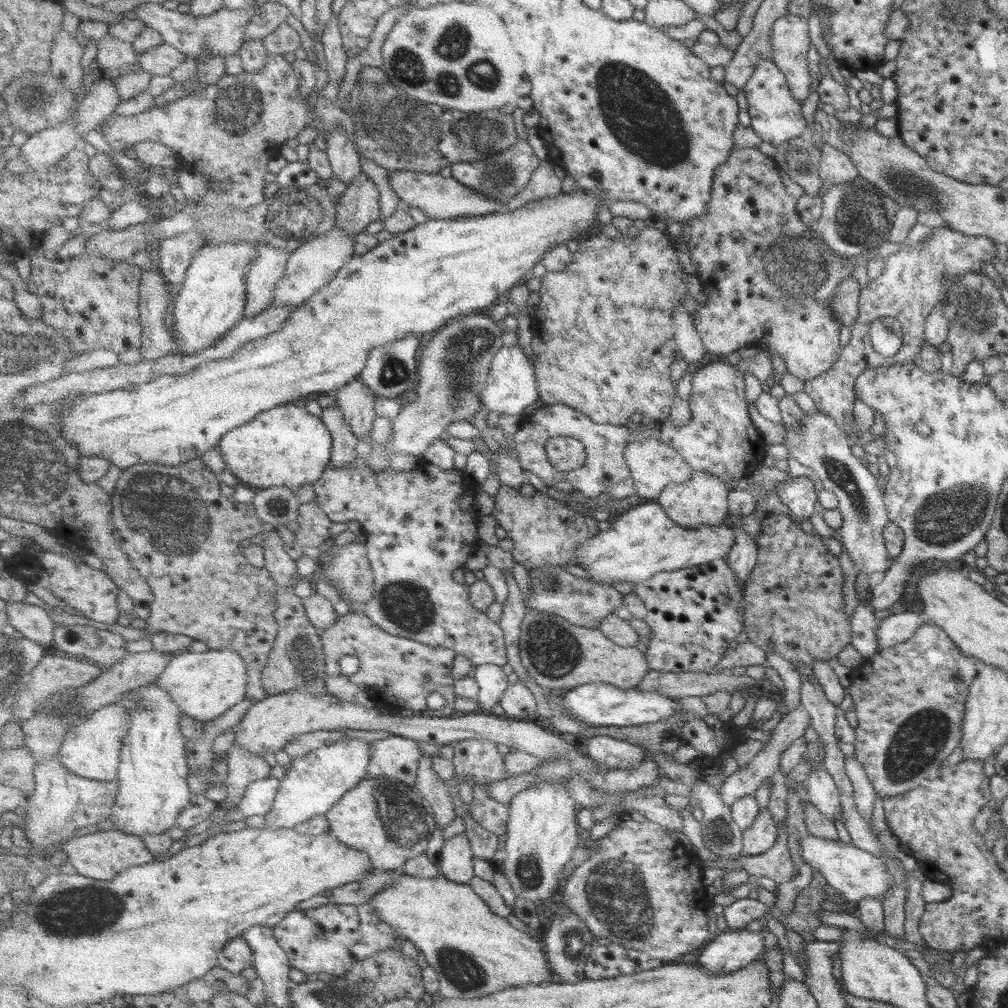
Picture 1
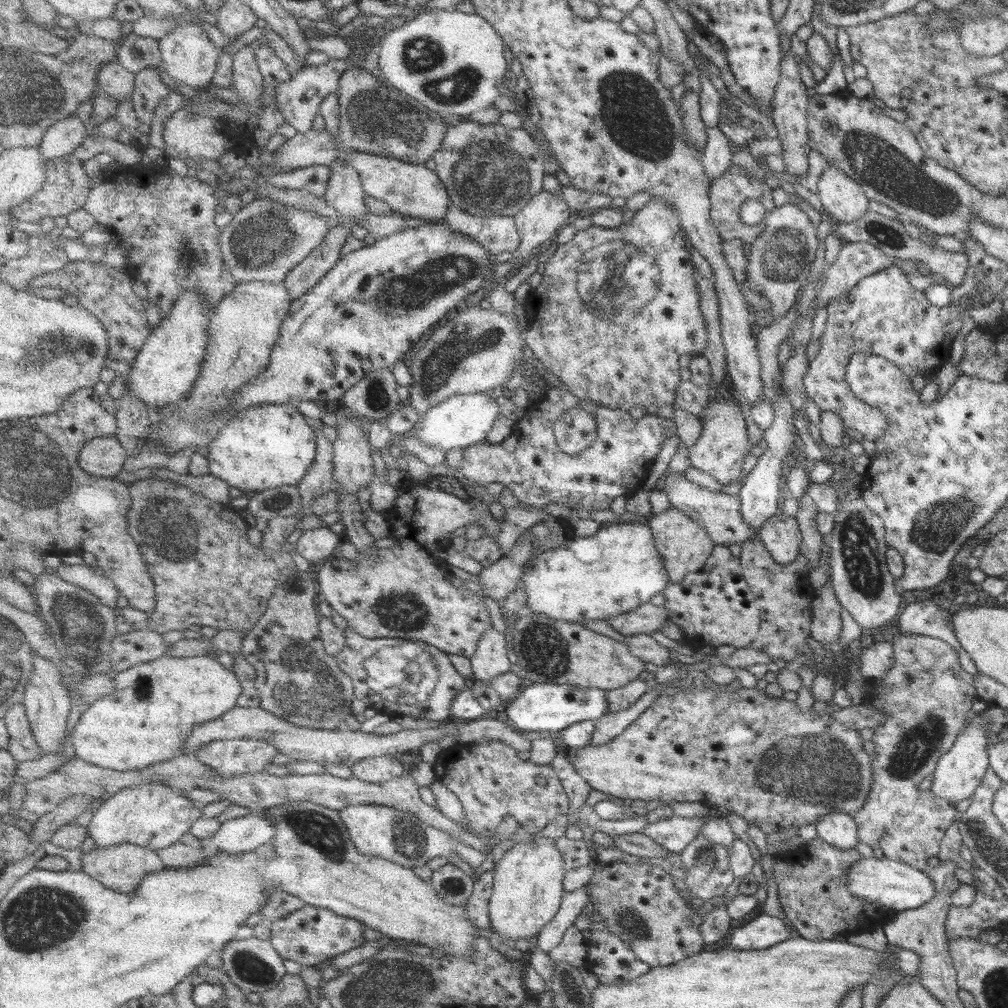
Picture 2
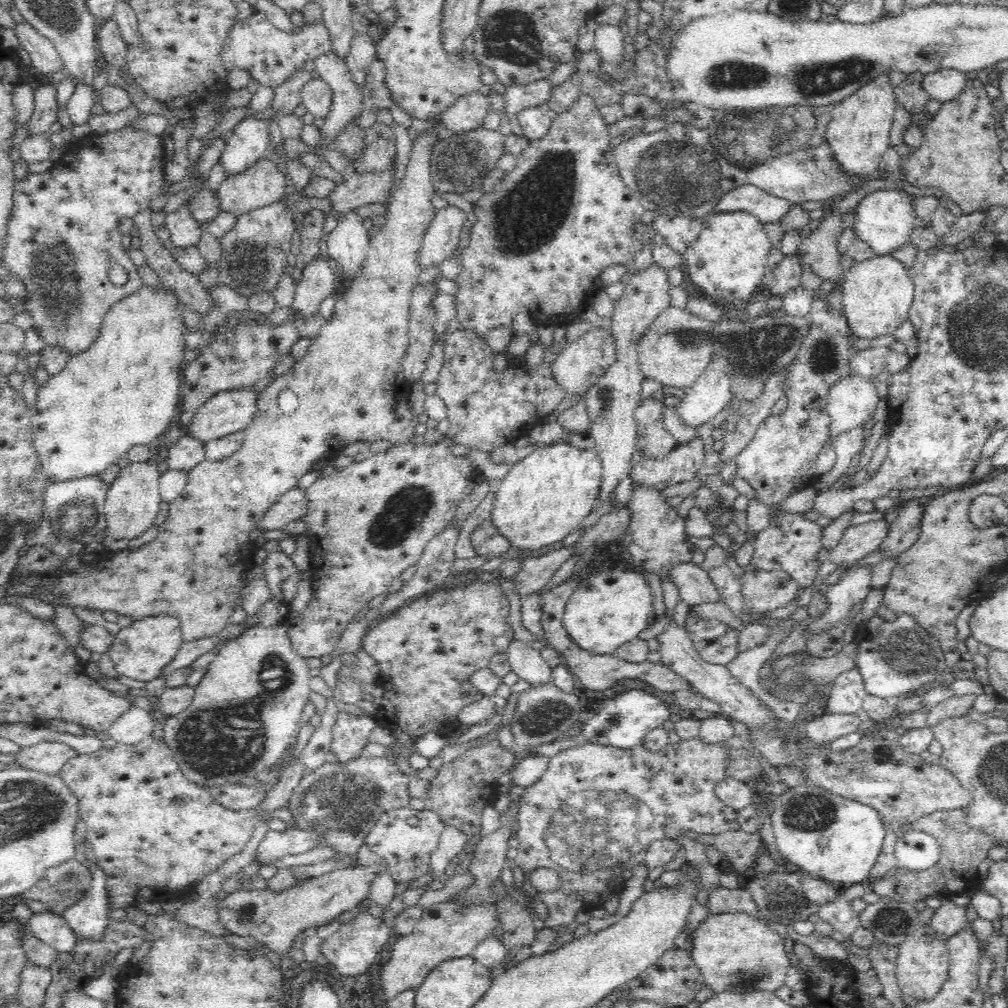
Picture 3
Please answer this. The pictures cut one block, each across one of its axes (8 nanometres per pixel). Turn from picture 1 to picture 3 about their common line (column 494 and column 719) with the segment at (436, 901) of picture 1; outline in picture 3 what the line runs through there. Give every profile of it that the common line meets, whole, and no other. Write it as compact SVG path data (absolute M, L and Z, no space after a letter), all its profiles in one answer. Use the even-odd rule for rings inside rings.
M710 911L707 914L707 918L700 922L700 925L696 930L693 931L693 939L692 942L692 951L691 951L691 961L698 967L700 973L702 973L704 984L706 988L712 990L712 992L724 992L724 990L732 993L732 994L752 994L754 991L772 991L775 992L776 989L780 988L784 984L784 980L786 980L786 972L788 972L788 968L790 966L789 958L787 957L786 952L784 951L784 939L776 933L776 931L770 929L770 926L766 925L766 921L760 919L757 915L754 915L749 911Z

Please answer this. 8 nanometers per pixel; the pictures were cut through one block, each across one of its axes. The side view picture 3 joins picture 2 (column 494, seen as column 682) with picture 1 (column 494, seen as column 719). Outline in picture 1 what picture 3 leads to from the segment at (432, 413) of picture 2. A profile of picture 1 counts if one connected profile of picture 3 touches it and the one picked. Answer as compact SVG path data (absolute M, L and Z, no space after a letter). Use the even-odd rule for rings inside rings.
M520 344L504 346L490 363L491 378L487 385L483 385L482 399L485 411L490 414L524 414L524 410L534 407L535 402L540 400L539 371L535 360L530 360L524 353Z

